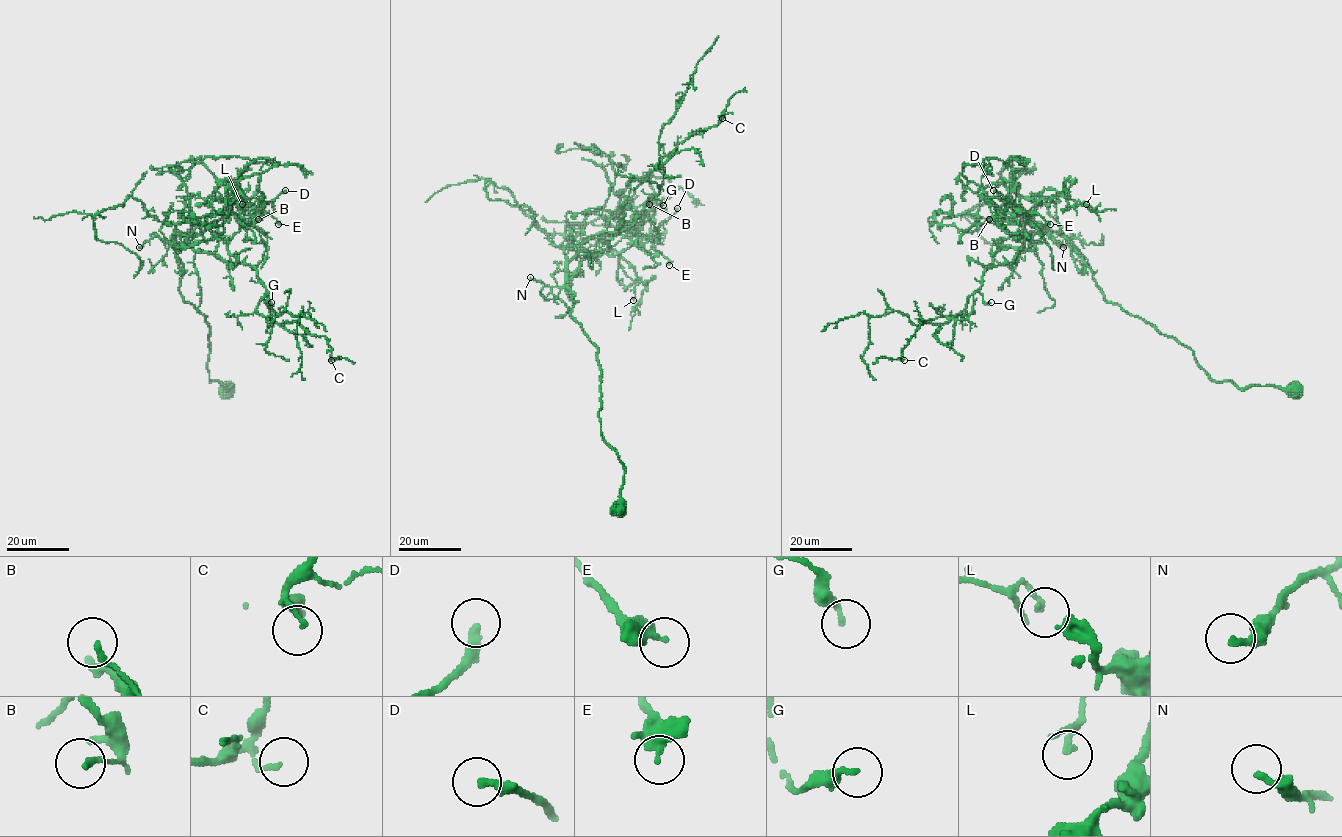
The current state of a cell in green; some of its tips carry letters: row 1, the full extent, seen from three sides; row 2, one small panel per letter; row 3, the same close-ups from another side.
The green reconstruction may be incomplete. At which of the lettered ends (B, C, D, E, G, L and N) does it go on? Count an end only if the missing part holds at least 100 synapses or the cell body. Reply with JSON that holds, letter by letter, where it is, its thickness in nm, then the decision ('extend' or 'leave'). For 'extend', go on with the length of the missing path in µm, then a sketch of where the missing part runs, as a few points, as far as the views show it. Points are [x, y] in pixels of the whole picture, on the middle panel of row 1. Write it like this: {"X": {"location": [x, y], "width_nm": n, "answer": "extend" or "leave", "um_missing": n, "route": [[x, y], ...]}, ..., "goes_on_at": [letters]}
{"B": {"location": [649, 204], "width_nm": 180, "answer": "leave"}, "C": {"location": [722, 118], "width_nm": 120, "answer": "leave"}, "D": {"location": [677, 208], "width_nm": 320, "answer": "leave"}, "E": {"location": [669, 265], "width_nm": 380, "answer": "leave"}, "G": {"location": [663, 205], "width_nm": 260, "answer": "leave"}, "L": {"location": [633, 300], "width_nm": 150, "answer": "leave"}, "N": {"location": [530, 277], "width_nm": 240, "answer": "leave"}, "goes_on_at": []}

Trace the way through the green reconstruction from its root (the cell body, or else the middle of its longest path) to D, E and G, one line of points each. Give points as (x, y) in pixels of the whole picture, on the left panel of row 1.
D: (227, 389), (209, 380), (209, 327), (179, 290), (176, 248), (205, 229), (209, 197), (251, 215), (285, 190)
E: (227, 389), (209, 380), (209, 327), (179, 290), (176, 248), (205, 229), (209, 197), (278, 224)
G: (227, 389), (209, 380), (209, 327), (179, 290), (176, 232), (196, 251), (251, 266), (271, 302)

